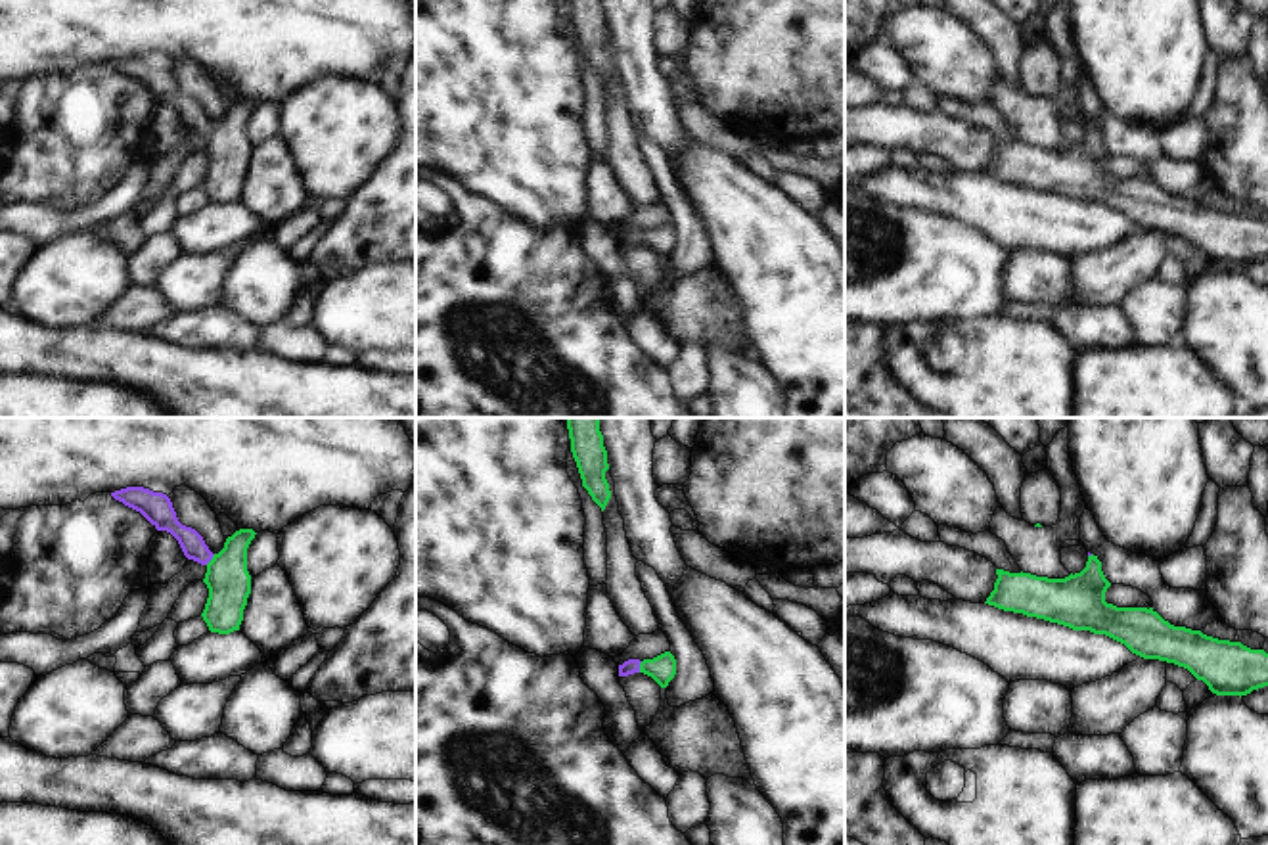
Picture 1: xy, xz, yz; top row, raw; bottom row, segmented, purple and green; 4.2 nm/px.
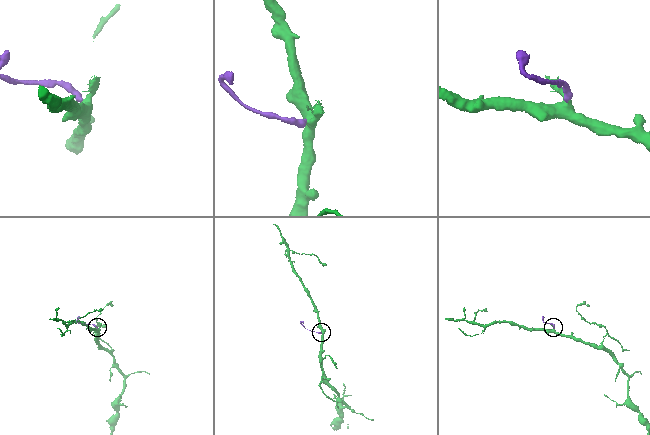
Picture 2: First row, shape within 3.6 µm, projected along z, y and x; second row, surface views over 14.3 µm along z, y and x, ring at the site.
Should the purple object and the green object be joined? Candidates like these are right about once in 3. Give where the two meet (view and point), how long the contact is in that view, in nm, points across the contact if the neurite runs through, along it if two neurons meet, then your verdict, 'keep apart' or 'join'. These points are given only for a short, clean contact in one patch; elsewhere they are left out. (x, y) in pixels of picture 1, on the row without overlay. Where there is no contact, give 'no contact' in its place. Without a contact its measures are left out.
contact xy (209, 131); length 60 nm; way xy (190, 112), (209, 131), (228, 152); join

